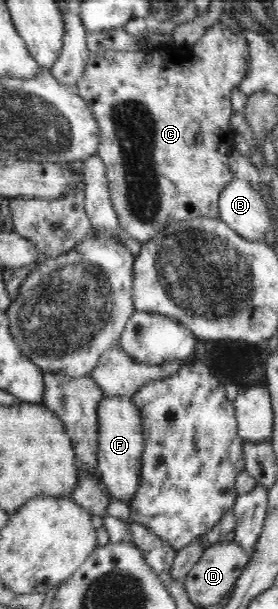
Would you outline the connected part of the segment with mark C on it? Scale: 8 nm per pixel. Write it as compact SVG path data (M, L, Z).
M220 21L215 22L207 28L202 38L195 42L188 56L183 59L174 60L173 64L162 64L162 58L156 52L146 51L100 51L89 53L88 64L85 65L84 74L76 82L76 92L88 107L92 107L92 116L96 123L100 125L101 144L98 148L98 156L102 159L106 167L106 181L110 193L112 207L118 216L120 226L128 236L138 240L143 245L152 240L153 237L173 221L188 220L199 217L211 217L219 219L219 199L220 192L235 179L229 166L230 156L233 154L233 142L235 131L230 126L230 116L232 116L232 102L230 96L234 88L239 88L241 80L248 74L246 68L250 63L249 49L247 40L239 32L228 29Z

